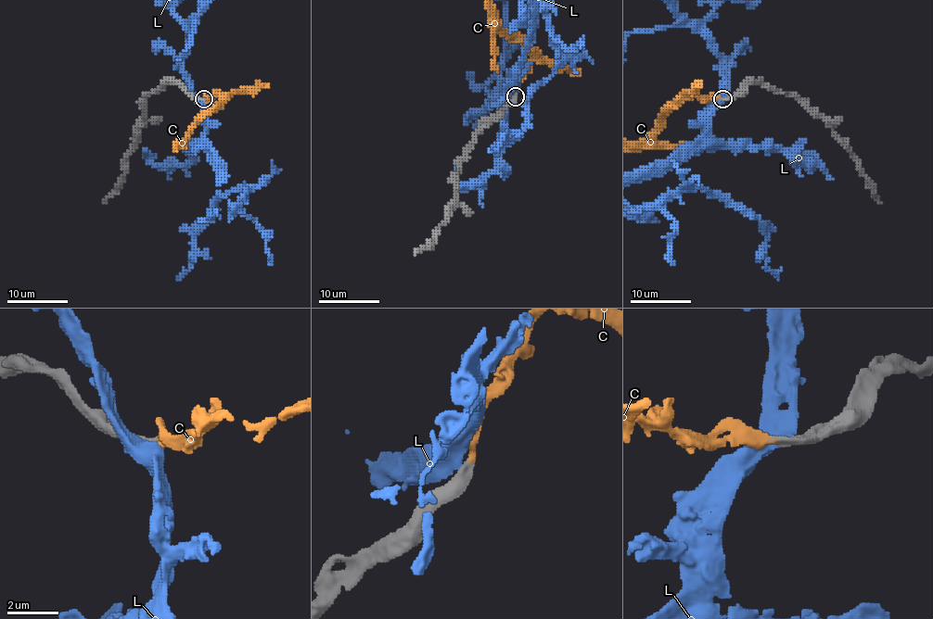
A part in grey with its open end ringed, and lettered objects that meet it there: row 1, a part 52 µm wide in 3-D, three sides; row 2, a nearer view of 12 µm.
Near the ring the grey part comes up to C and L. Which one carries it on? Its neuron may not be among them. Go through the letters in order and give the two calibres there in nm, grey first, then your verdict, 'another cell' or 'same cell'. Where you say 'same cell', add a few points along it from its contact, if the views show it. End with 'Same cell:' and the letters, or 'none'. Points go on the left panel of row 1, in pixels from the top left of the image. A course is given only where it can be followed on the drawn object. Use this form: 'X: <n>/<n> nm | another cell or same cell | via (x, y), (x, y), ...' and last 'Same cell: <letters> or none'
C: 360/320 nm | same cell
L: 460/550 nm | another cell
Same cell: C

